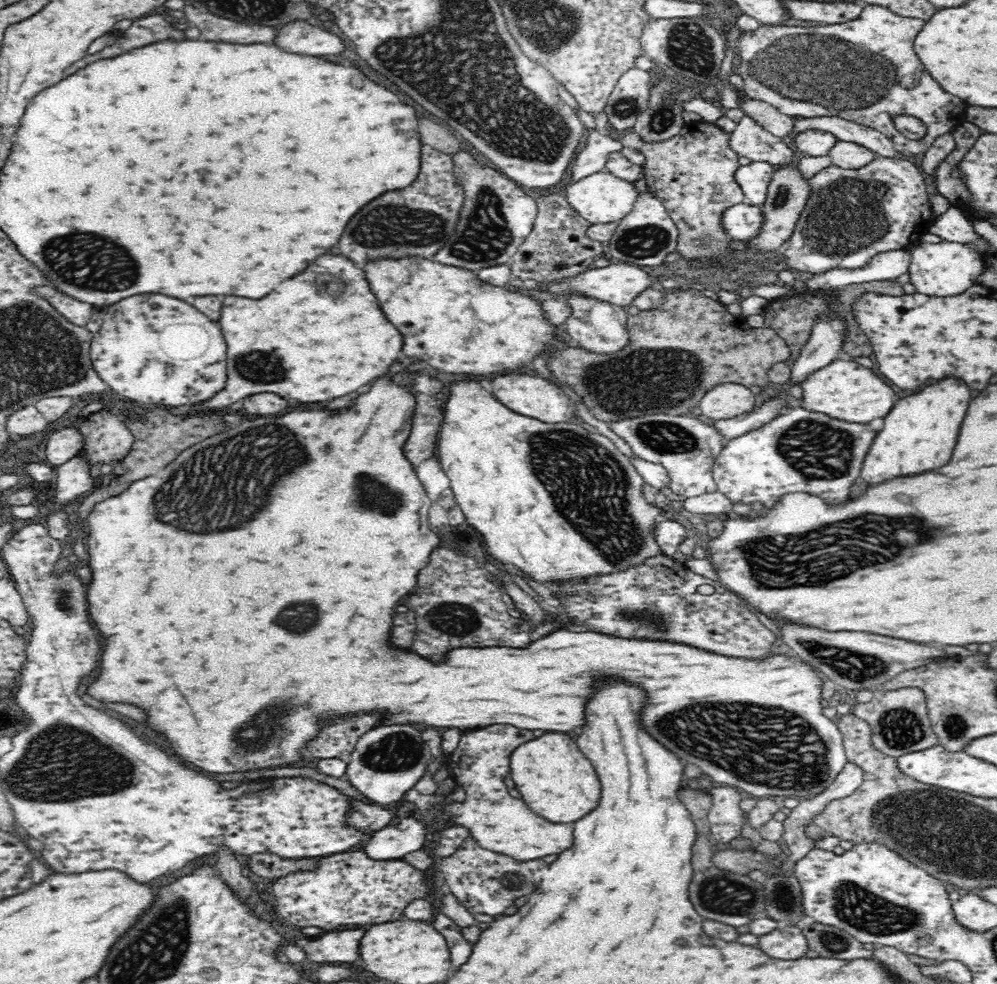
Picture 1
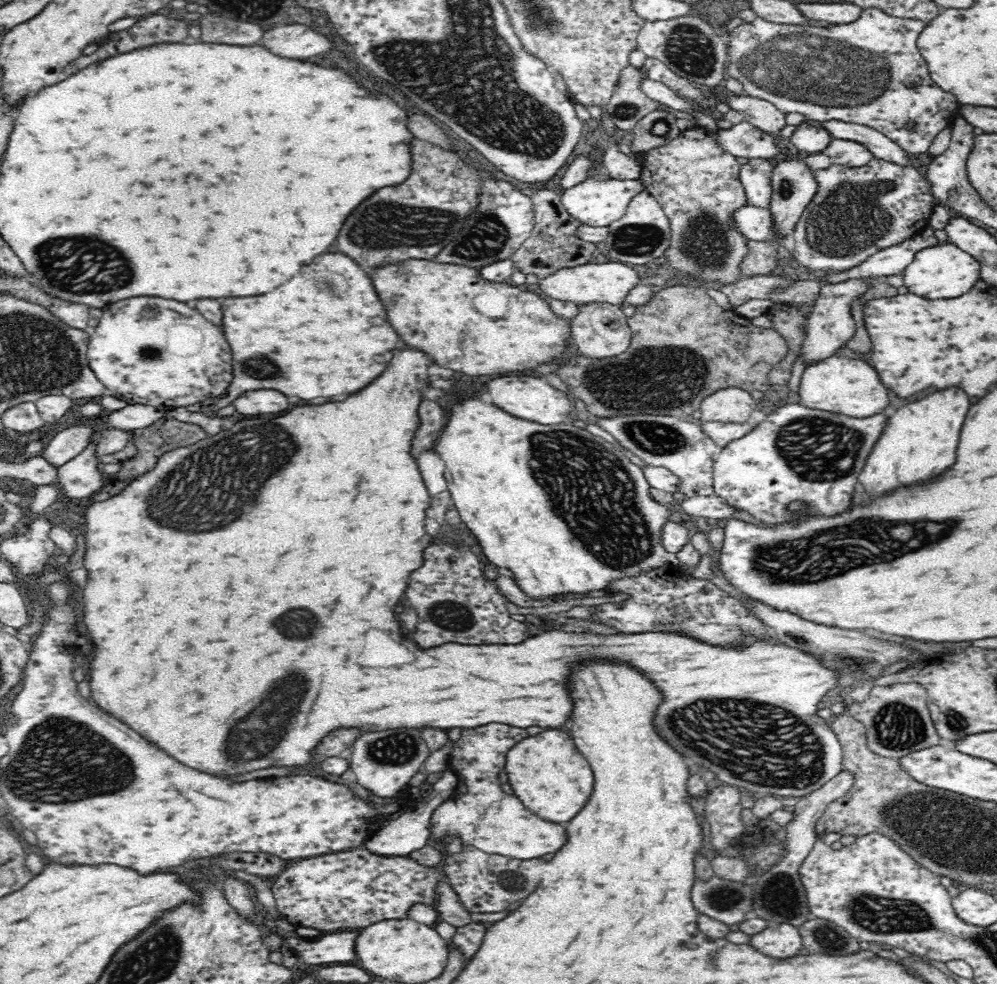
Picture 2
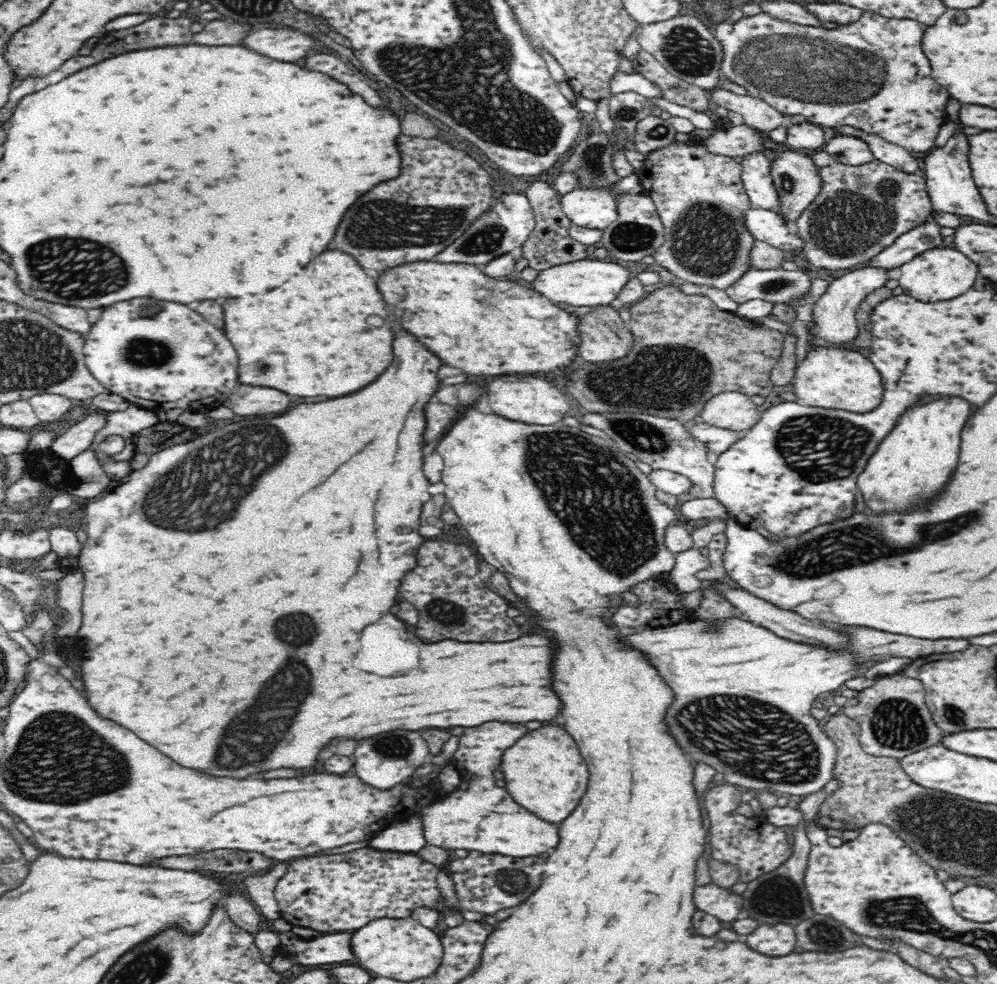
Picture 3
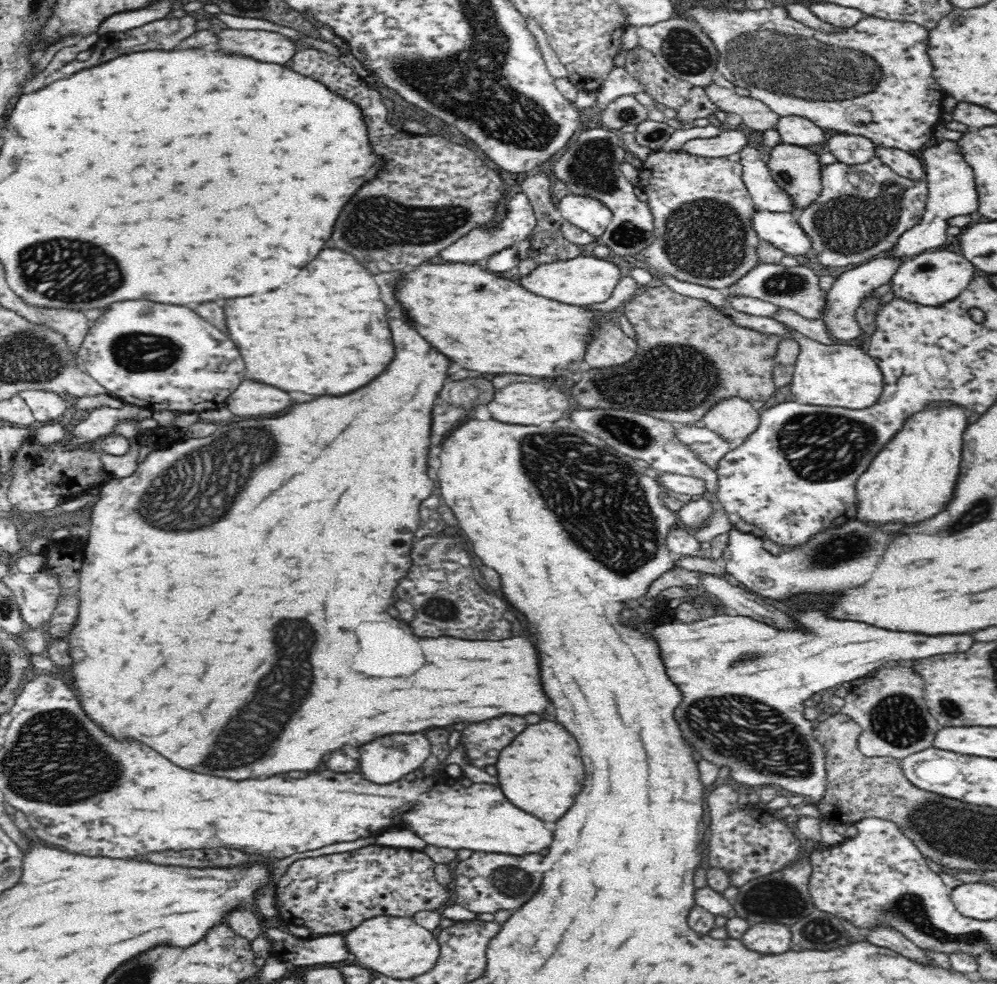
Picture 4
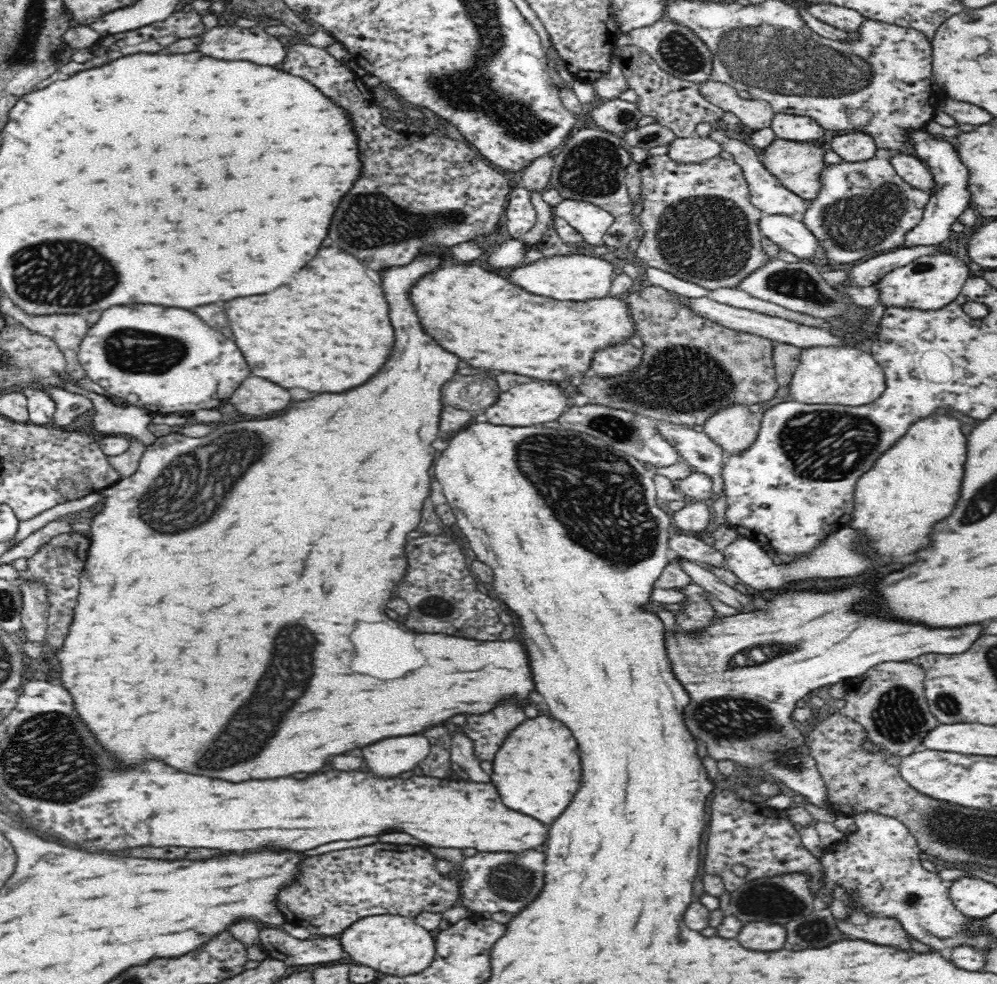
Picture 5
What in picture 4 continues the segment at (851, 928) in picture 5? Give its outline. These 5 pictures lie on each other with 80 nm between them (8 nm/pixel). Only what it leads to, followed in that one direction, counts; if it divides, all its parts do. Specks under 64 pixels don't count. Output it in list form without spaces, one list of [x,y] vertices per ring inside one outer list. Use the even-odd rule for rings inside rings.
[[[870,928],[863,937],[869,943],[894,950],[912,962],[918,962],[924,966],[936,966],[936,962],[930,960],[930,956],[922,948],[914,946],[914,943],[906,940],[900,932],[890,932],[890,928],[888,930],[886,928]]]

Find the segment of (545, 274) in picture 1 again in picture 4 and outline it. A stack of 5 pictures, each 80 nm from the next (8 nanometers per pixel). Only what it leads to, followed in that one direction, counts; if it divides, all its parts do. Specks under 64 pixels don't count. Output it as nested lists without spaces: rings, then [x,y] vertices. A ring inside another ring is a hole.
[[[541,168],[526,173],[526,177],[521,184],[521,190],[527,196],[532,208],[534,208],[535,215],[535,228],[534,232],[530,234],[530,248],[527,256],[530,256],[538,266],[578,258],[582,254],[583,246],[577,245],[564,237],[562,226],[564,226],[566,221],[558,209],[558,201],[555,201],[553,186],[550,184],[550,179],[546,173]]]

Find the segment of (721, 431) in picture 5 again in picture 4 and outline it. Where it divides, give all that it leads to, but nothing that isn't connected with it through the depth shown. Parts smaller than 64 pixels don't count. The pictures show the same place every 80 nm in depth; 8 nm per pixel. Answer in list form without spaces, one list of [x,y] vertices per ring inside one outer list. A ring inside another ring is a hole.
[[[729,396],[710,405],[701,420],[706,427],[737,444],[754,432],[759,425],[760,415],[751,401],[740,396]]]

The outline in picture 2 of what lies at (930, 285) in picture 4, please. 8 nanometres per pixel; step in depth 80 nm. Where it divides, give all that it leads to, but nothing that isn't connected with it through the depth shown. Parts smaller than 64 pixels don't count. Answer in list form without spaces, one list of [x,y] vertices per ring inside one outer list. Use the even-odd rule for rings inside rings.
[[[954,243],[930,245],[915,252],[913,262],[903,273],[903,282],[908,292],[928,299],[956,298],[968,292],[980,281],[981,262],[974,255]]]

